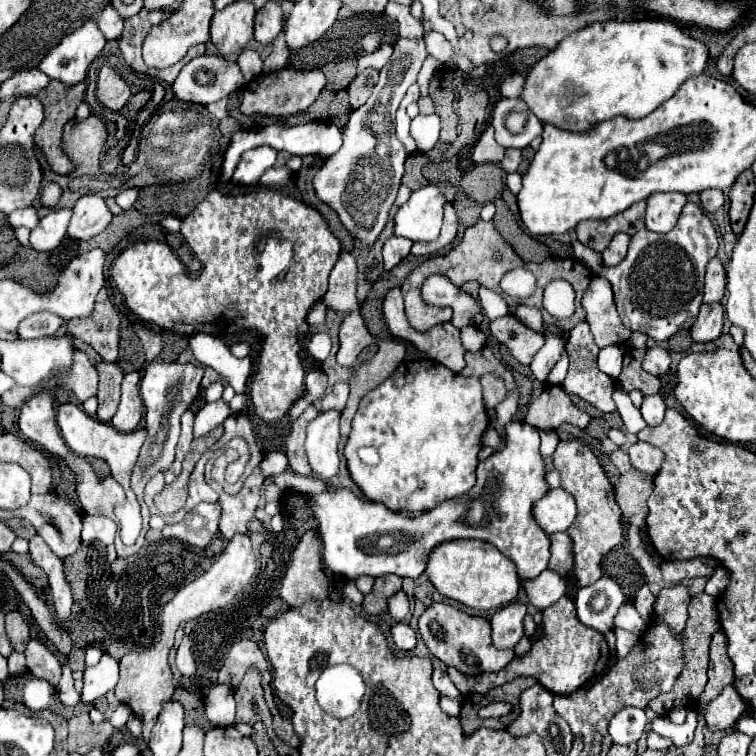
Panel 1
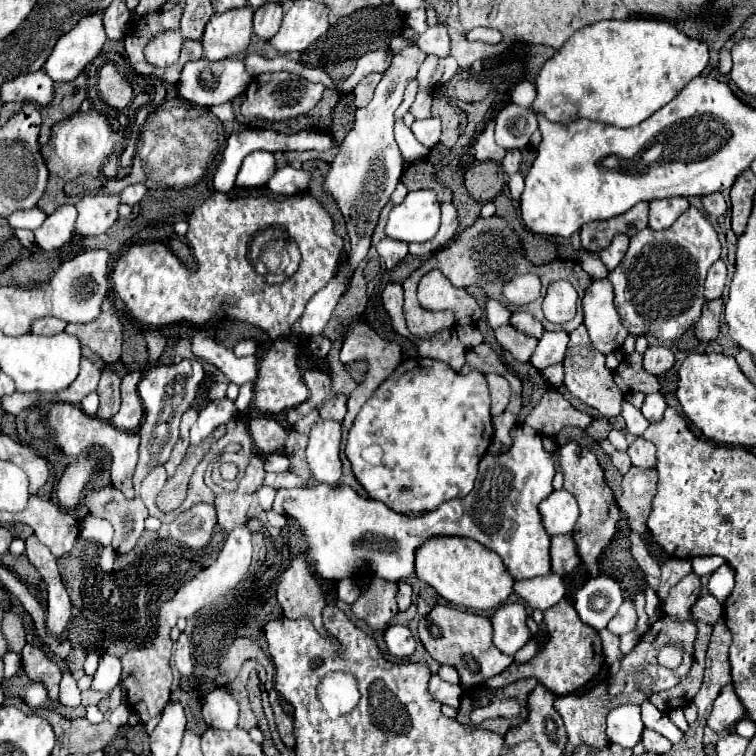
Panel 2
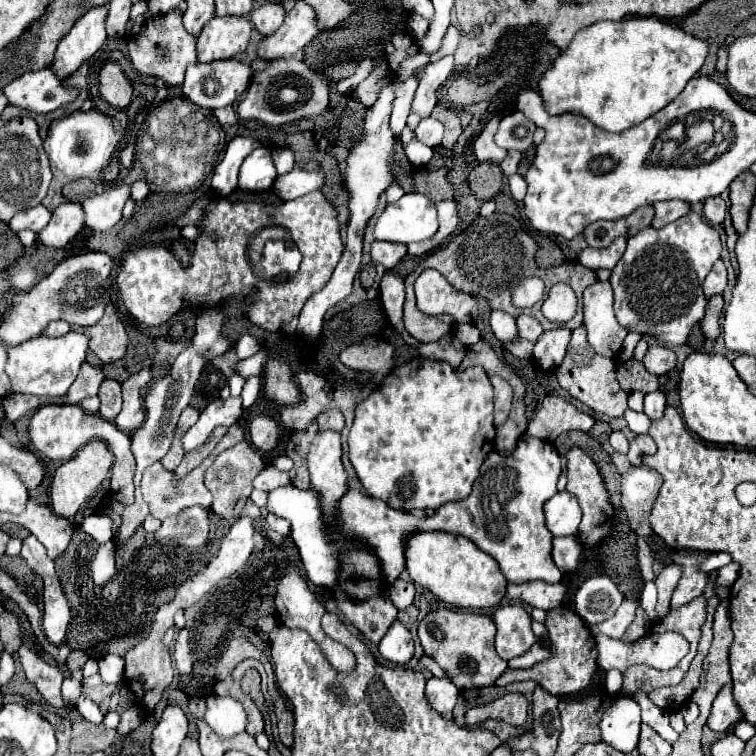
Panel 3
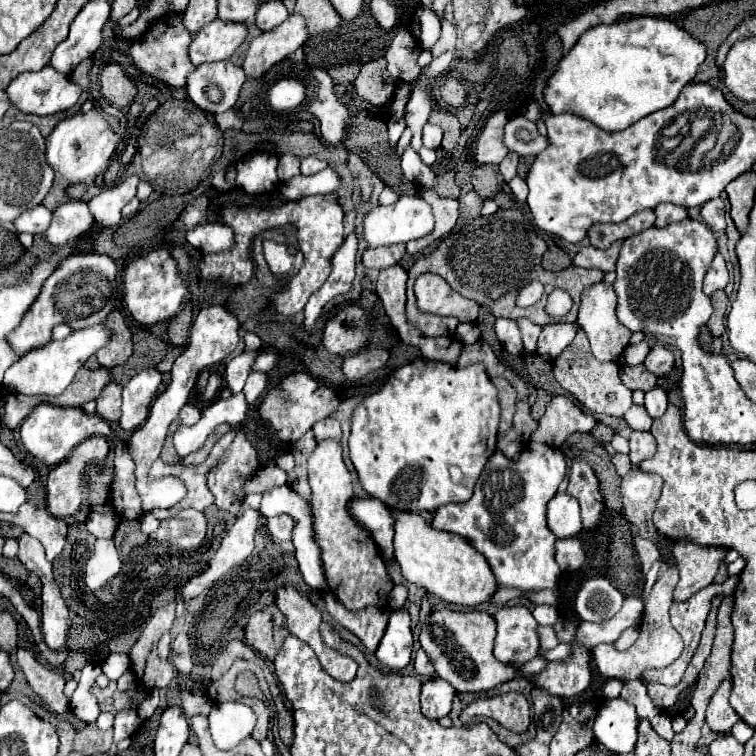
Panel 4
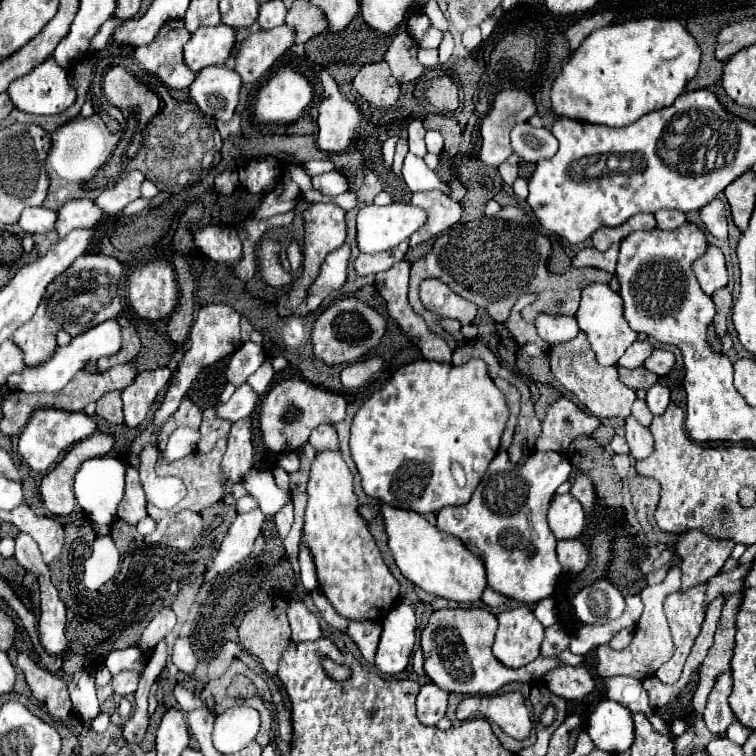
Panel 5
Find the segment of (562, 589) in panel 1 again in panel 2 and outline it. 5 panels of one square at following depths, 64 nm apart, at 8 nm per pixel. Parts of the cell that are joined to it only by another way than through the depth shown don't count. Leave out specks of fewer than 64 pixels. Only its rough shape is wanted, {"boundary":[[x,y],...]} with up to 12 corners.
{"boundary":[[558,574],[518,580],[514,592],[546,610],[566,592]]}

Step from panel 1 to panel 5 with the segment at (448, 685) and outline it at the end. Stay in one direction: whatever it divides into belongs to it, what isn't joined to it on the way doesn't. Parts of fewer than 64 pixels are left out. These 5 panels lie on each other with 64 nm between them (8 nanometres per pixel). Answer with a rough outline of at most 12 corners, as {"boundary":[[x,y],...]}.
{"boundary":[[420,688],[418,720],[434,726],[448,708],[448,690]]}

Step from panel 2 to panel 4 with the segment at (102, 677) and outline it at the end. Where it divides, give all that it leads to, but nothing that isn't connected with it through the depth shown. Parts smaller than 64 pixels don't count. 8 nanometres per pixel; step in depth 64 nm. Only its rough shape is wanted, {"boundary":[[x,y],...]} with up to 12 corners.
{"boundary":[[110,654],[102,664],[108,680],[130,668],[128,654]]}

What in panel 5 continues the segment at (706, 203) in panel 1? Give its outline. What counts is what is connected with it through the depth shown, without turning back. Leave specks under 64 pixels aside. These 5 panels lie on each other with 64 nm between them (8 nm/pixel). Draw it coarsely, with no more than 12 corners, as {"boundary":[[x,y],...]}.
{"boundary":[[712,200],[700,210],[708,234],[728,238],[726,206]]}

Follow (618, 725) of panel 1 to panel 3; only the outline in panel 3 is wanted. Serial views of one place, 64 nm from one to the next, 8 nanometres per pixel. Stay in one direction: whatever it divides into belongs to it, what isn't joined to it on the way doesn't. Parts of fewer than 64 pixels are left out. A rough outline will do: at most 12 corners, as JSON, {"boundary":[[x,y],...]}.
{"boundary":[[618,698],[602,716],[602,740],[630,754],[640,706]]}

